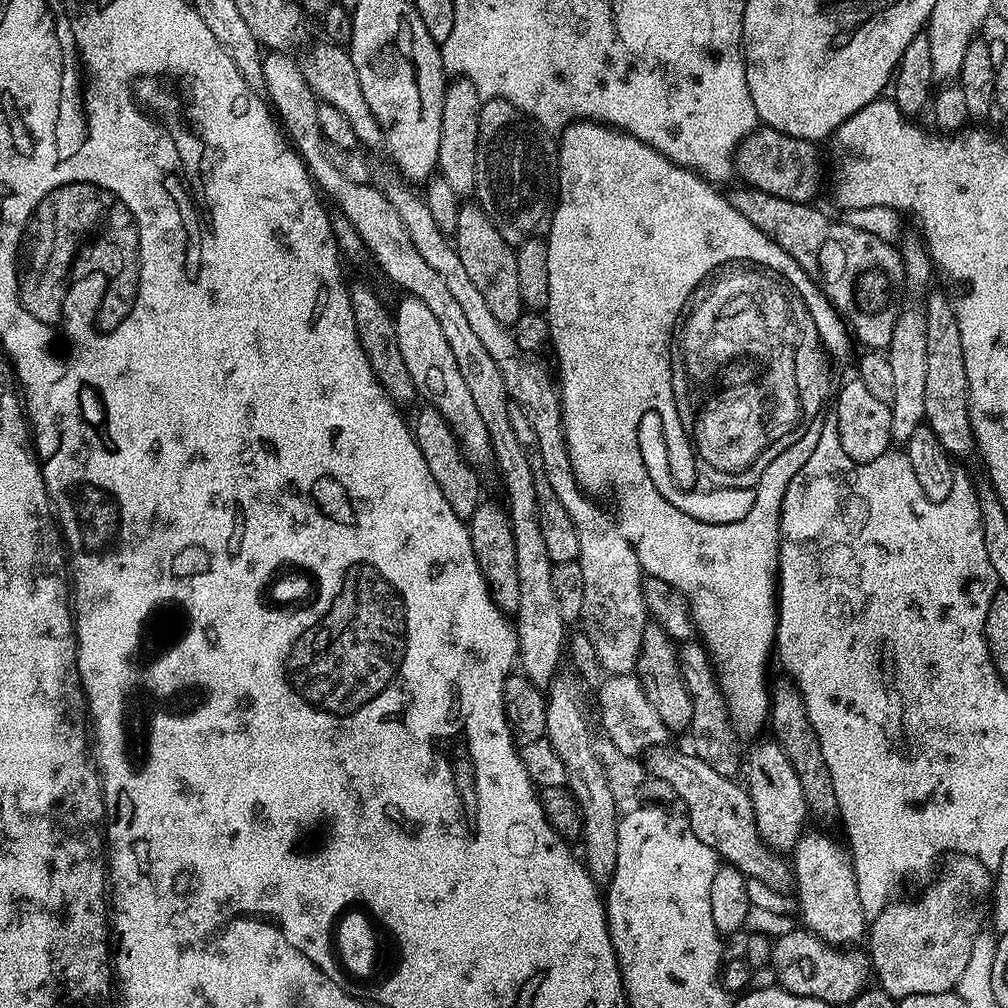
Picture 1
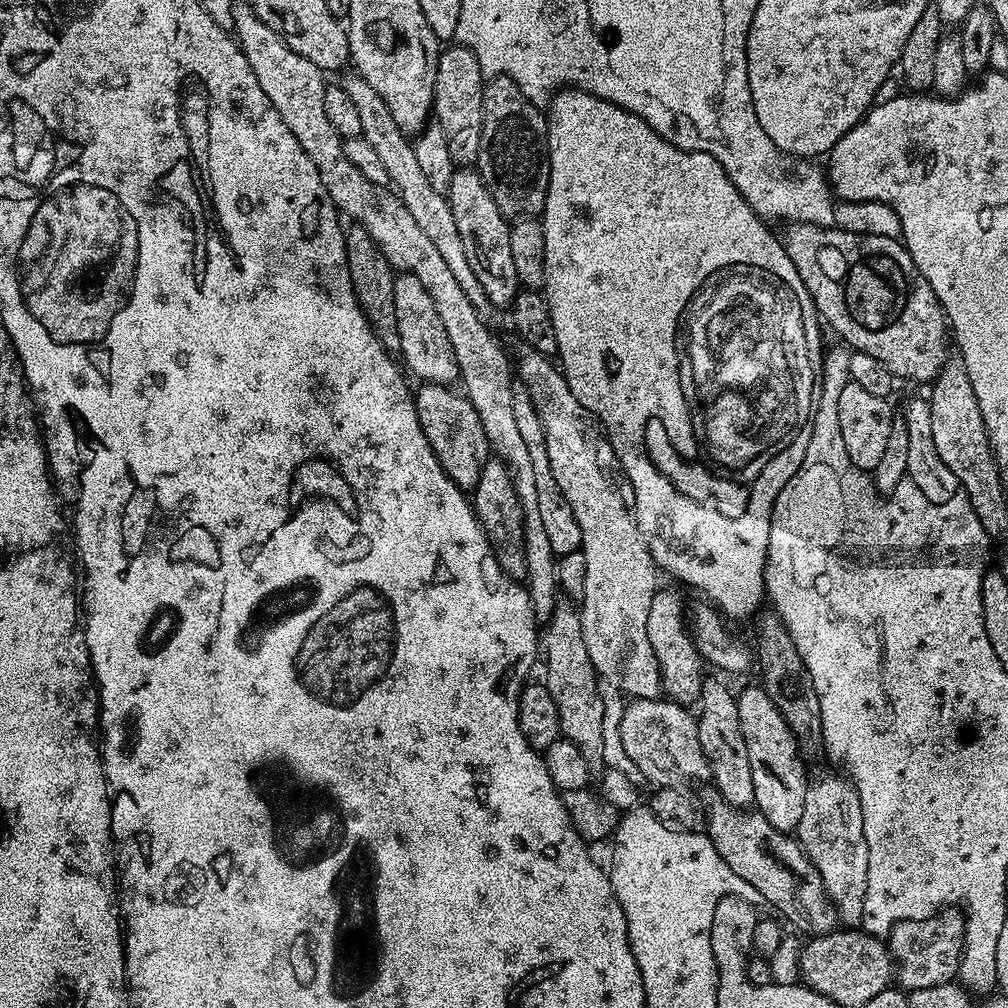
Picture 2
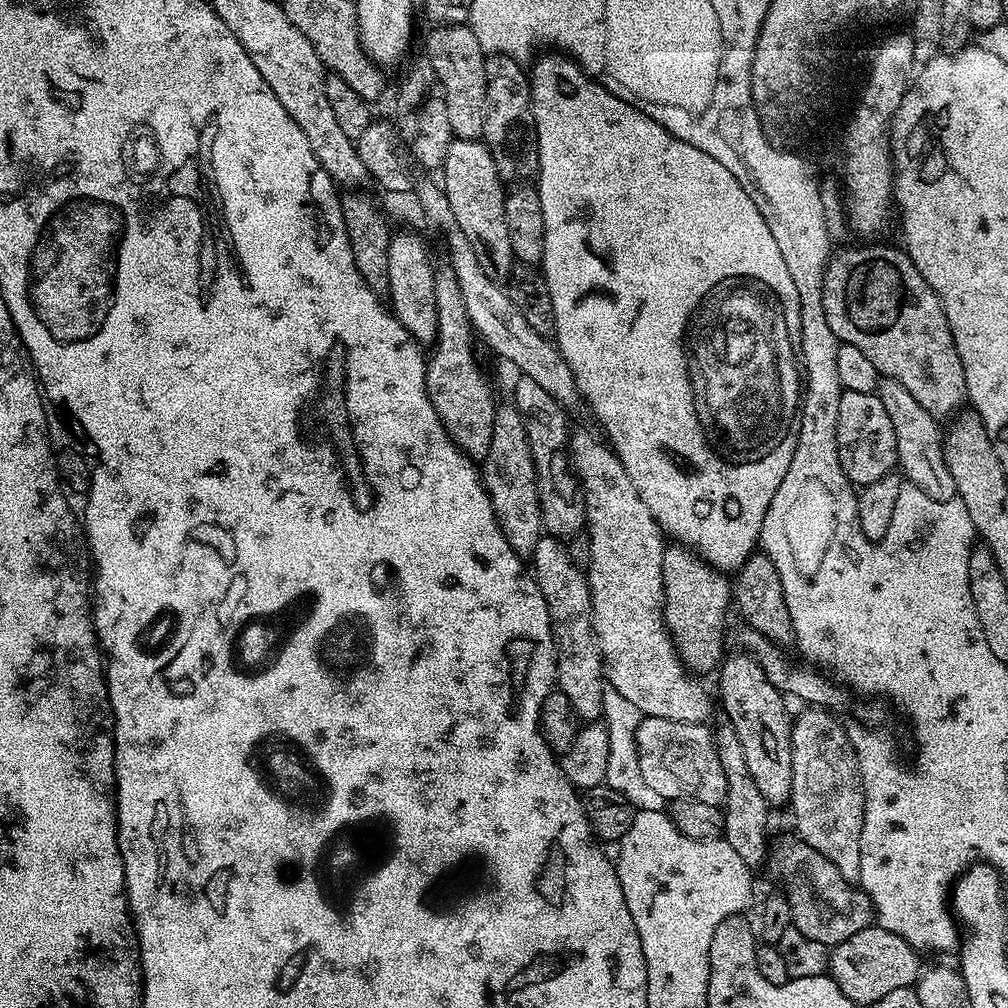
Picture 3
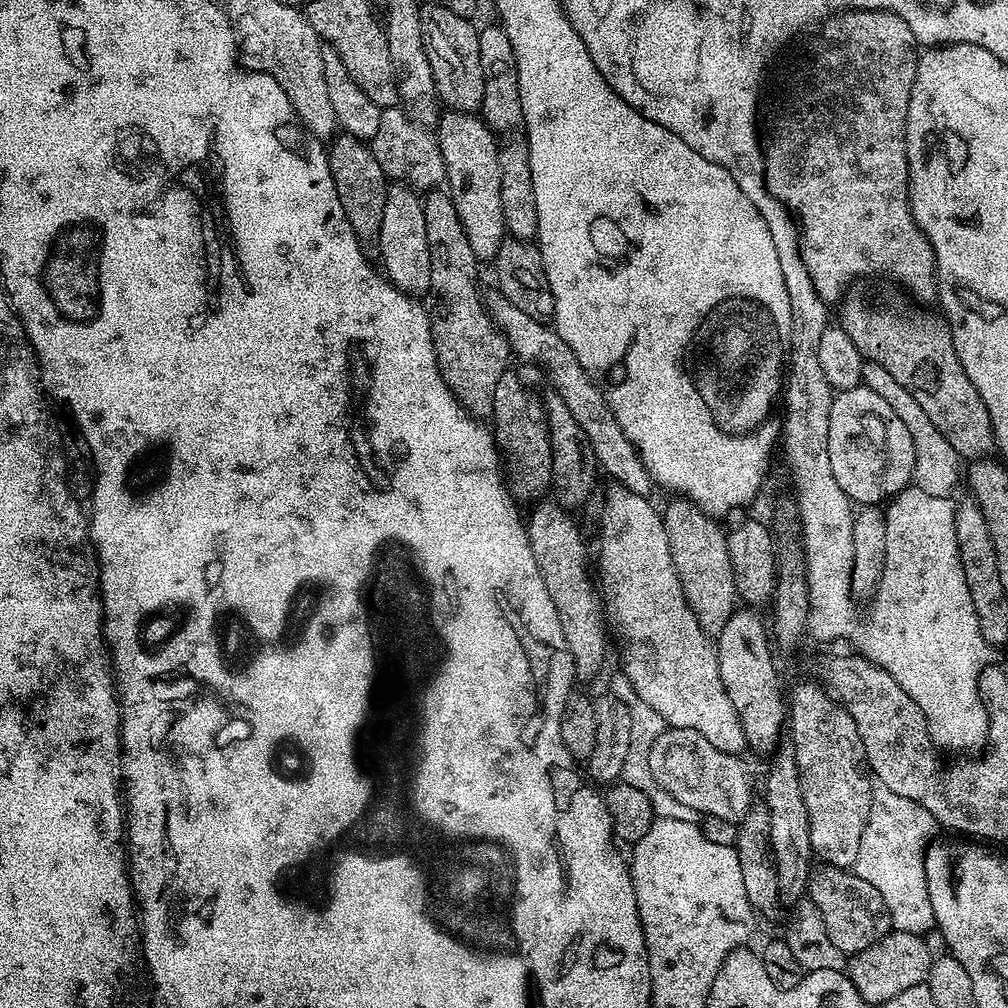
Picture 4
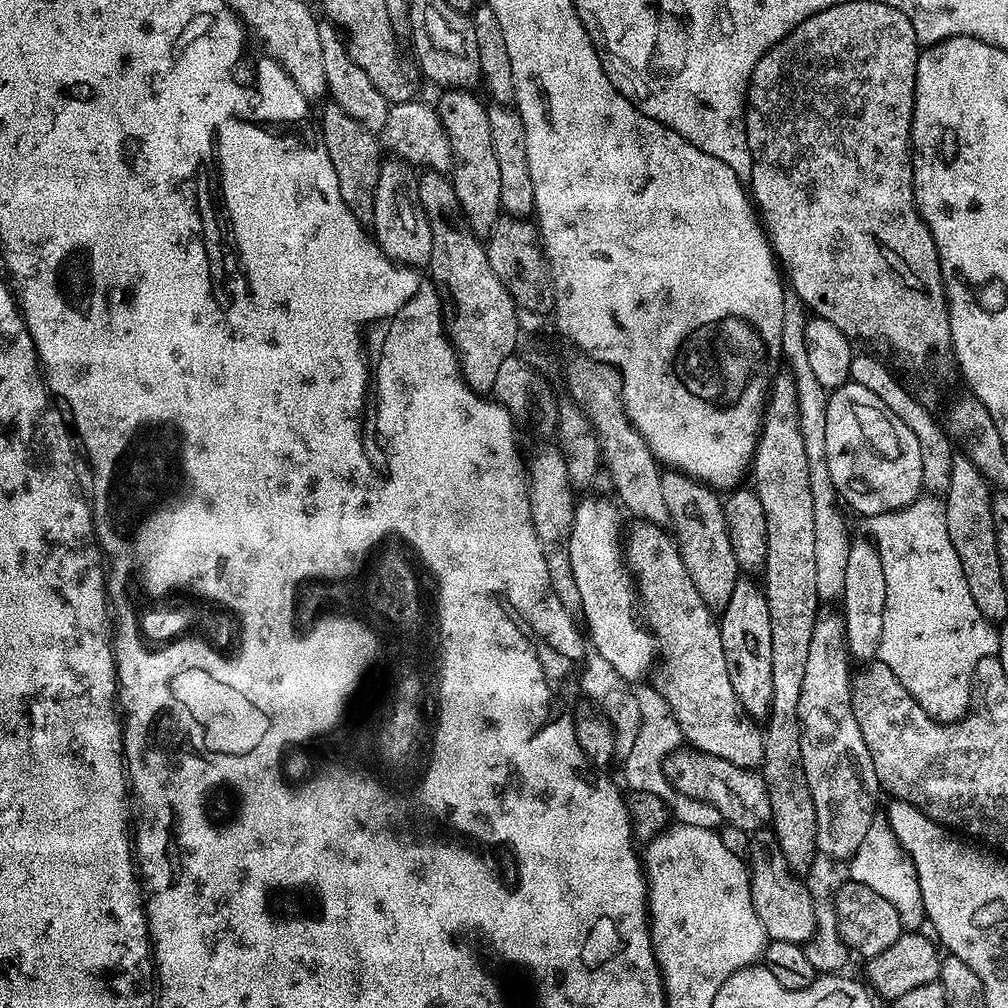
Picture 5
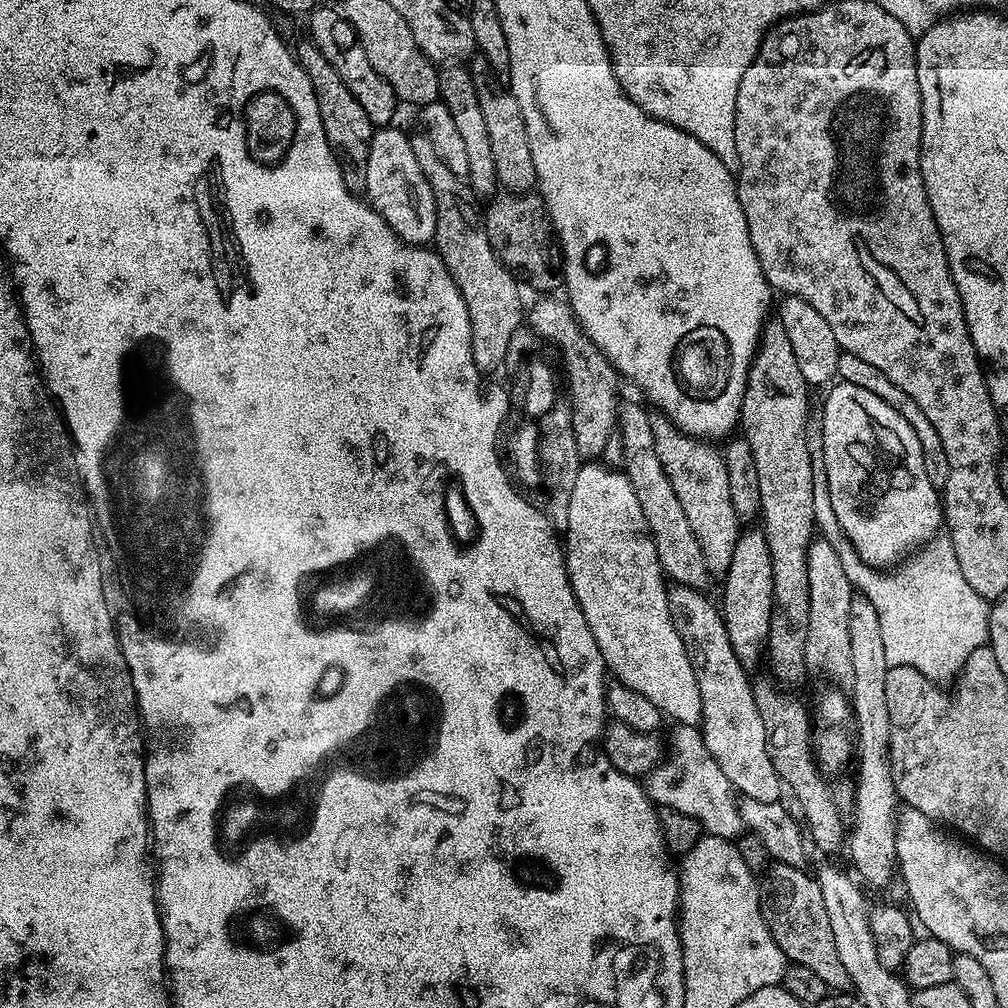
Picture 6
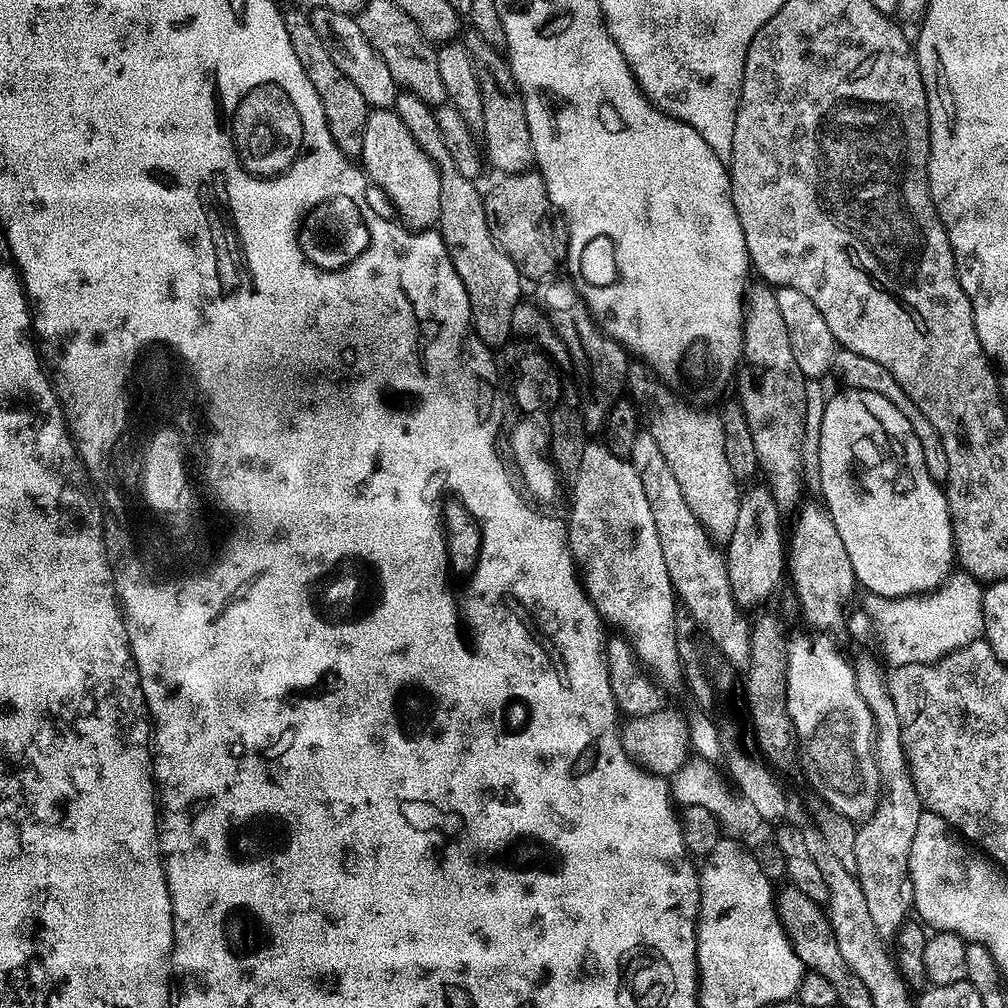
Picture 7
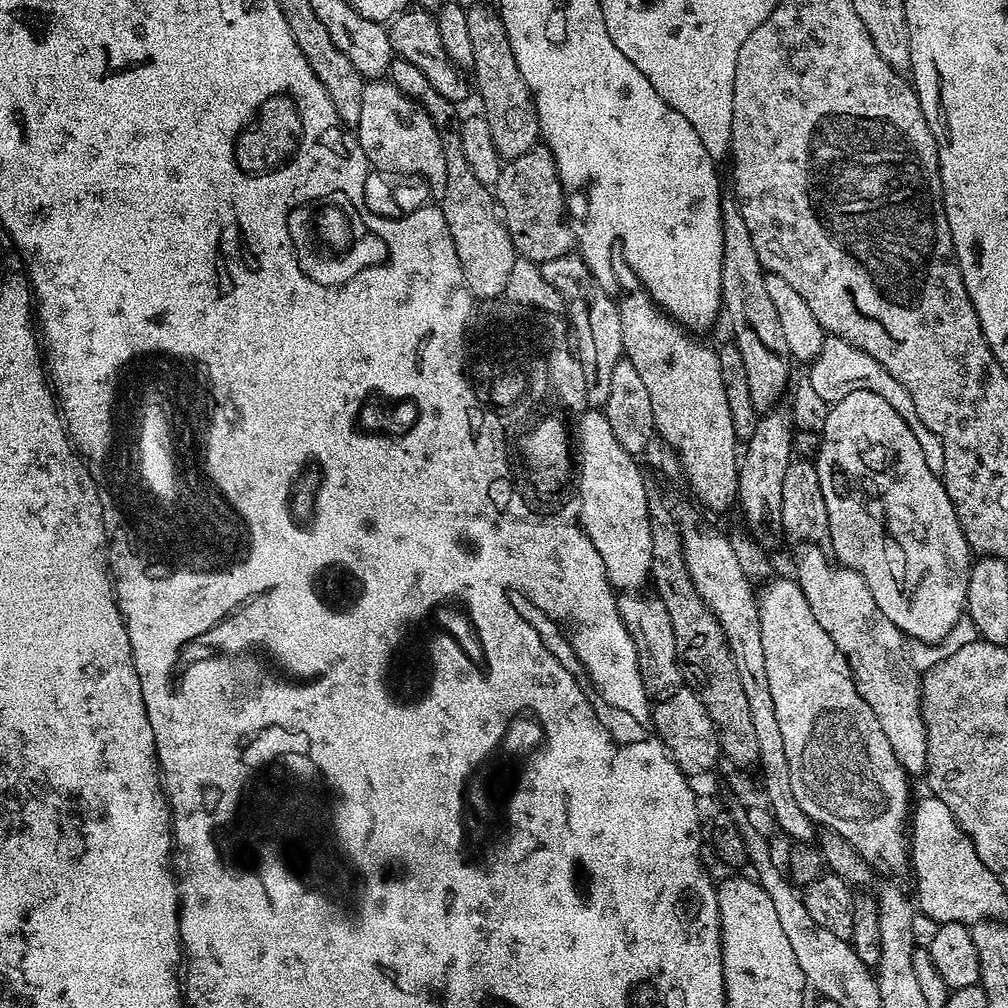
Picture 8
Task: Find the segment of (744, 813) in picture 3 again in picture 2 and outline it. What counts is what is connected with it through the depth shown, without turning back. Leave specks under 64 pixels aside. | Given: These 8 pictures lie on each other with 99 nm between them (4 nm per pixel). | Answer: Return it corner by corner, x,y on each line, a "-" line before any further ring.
705,679
698,697
698,715
696,729
700,752
706,754
710,780
713,780
715,791
726,802
736,808
745,810
755,805
754,777
750,775
750,754
746,754
746,738
742,738
742,722
738,718
738,702
734,692
731,692
720,680

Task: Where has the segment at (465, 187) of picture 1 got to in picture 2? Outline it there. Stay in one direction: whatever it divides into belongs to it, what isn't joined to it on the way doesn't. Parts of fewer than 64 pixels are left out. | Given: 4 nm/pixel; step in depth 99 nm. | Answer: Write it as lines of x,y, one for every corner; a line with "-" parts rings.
448,46
441,51
434,114
442,130
446,130
446,146
450,146
450,158
458,166
475,165
480,153
484,125
485,83
486,77
480,68
478,58
474,58
469,48

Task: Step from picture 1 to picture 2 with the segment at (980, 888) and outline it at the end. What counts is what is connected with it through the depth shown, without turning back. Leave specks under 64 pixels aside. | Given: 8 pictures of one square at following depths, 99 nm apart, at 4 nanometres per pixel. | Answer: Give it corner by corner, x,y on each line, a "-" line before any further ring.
949,906
930,918
903,920
890,929
886,937
888,952
894,965
894,980
901,989
913,992
930,986
953,983
960,971
966,943
966,916

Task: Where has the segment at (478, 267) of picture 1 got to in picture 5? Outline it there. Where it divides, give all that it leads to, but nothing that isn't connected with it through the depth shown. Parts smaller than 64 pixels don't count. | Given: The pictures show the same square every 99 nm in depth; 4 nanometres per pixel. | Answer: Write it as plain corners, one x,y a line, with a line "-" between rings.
450,88
439,93
441,96
434,100
434,107
446,134
450,138
450,146
456,155
456,167
450,173
450,179
454,190
458,194
458,202
462,206
464,216
468,224
475,230
476,235
487,237
488,231
494,226
494,222
502,215
498,190
501,185
498,182
498,162
494,159
494,141
490,139
490,118
485,101
480,101
475,91
466,88

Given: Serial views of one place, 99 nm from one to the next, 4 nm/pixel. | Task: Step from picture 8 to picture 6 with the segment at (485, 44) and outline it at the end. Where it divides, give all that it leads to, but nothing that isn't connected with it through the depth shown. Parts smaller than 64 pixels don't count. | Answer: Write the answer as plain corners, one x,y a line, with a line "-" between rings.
476,54
471,57
470,71
474,90
478,90
478,107
482,110
482,119
486,122
486,131
490,134
490,150
494,154
496,183
504,192
530,192
537,187
534,170
534,154
530,154
530,138
526,134
526,122
522,110
501,77
497,76
492,64
486,58

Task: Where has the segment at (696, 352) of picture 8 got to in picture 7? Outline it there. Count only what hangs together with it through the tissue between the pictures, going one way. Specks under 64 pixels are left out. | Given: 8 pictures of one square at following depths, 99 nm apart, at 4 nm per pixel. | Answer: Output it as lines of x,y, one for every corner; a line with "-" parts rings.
644,362
629,363
626,388
646,425
646,434
654,438
654,442
658,442
658,450
662,450
662,458
666,458
674,478
678,481
678,486
682,489
682,496
690,505
690,510
694,511
695,517
702,521
709,536
722,542
727,541
730,534
734,532
735,523
738,522
742,490
726,457
726,437
722,432
719,411
711,412
708,408
695,408
694,405
687,404
672,389
675,387
661,380
659,375

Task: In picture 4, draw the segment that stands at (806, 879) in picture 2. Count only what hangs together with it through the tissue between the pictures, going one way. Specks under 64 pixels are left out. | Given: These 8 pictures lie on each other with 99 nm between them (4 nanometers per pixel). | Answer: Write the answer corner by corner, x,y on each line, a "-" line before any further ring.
831,866
817,867
808,877
806,896
818,908
818,914
826,924
826,934
830,934
830,942
834,942
834,946
845,954
866,950
893,931
892,919
886,910
886,902
882,902
882,894
878,894
870,882
858,878
855,871

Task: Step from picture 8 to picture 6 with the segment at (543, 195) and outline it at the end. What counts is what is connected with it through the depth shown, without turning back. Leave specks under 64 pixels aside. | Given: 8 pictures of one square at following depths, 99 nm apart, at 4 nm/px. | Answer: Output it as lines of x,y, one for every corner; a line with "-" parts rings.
535,191
504,192
493,195
487,204
488,209
485,207
482,212
484,233
496,257
512,271
521,285
529,284
540,294
551,293
555,289
552,287
555,284
557,287
562,280
562,256
542,197

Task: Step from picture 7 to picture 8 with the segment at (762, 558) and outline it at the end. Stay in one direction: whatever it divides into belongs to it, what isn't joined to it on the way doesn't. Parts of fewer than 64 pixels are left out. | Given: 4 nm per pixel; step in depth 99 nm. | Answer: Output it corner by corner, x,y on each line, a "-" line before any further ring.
770,410
761,415
758,430
743,445
739,461
738,508
744,511
743,523
749,534
765,550
772,550
785,539
782,526
782,478
792,465
792,432
794,423
791,411

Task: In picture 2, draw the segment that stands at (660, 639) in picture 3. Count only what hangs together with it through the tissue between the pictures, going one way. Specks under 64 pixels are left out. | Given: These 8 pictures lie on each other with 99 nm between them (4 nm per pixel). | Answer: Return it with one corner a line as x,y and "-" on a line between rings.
524,346
521,349
520,357
515,357
514,360
515,375
530,394
534,410
542,422
547,457
550,458
550,474
554,474
554,482
558,482
562,498
570,502
570,510
574,510
574,518
578,518
578,526
582,526
580,547
586,558
586,590
584,599
579,601
578,611
582,622
582,638
586,638
586,654
590,654
590,662
596,667
597,677
619,688
625,697
657,701
662,696
660,667
646,628
651,599
658,589
656,563
636,524
629,501
620,497
619,490
612,485
611,478
600,465
600,456
596,453
595,446
588,441
588,432
584,429
584,407
578,402
578,398
574,398
574,390
570,390
563,371
549,357
533,348

